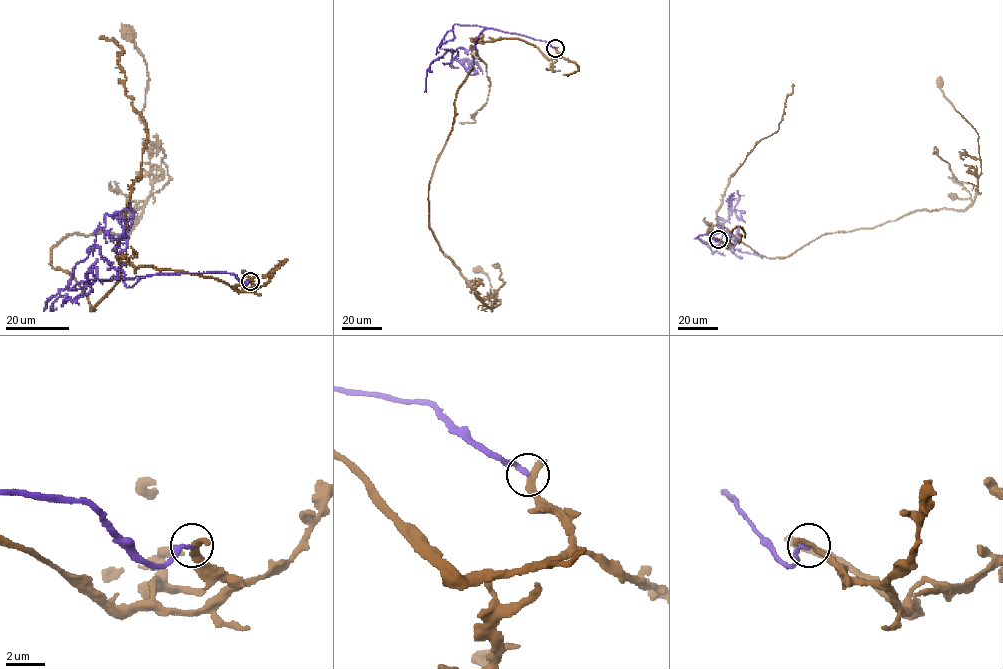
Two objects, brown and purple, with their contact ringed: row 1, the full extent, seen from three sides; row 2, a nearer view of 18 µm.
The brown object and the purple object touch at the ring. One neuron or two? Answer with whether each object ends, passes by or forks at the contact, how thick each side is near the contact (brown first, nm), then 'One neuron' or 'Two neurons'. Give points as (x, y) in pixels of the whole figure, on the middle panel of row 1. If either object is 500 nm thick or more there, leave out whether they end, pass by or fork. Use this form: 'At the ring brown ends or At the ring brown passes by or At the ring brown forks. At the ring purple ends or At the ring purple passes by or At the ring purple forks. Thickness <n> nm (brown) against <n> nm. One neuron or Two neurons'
At the ring brown ends. At the ring purple ends. Thickness 400 nm (brown) against 240 nm. Two neurons

